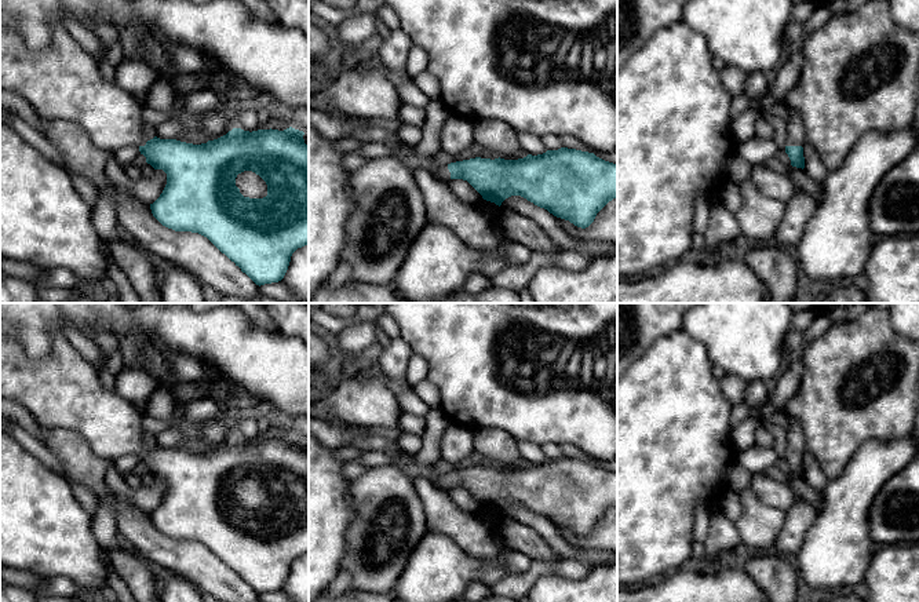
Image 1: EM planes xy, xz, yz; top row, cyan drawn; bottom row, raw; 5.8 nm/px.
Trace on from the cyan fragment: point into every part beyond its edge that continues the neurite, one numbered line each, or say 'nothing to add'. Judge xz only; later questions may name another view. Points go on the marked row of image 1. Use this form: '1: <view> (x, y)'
1: xz (361, 130)

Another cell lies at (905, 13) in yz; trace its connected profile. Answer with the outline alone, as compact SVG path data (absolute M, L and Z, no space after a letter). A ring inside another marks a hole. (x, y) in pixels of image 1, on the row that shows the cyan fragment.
M889 0L894 22L905 30L919 33L919 0Z

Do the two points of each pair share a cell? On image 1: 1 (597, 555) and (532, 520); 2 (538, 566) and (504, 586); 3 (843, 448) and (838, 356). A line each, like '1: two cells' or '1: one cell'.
1: one cell
2: one cell
3: one cell

